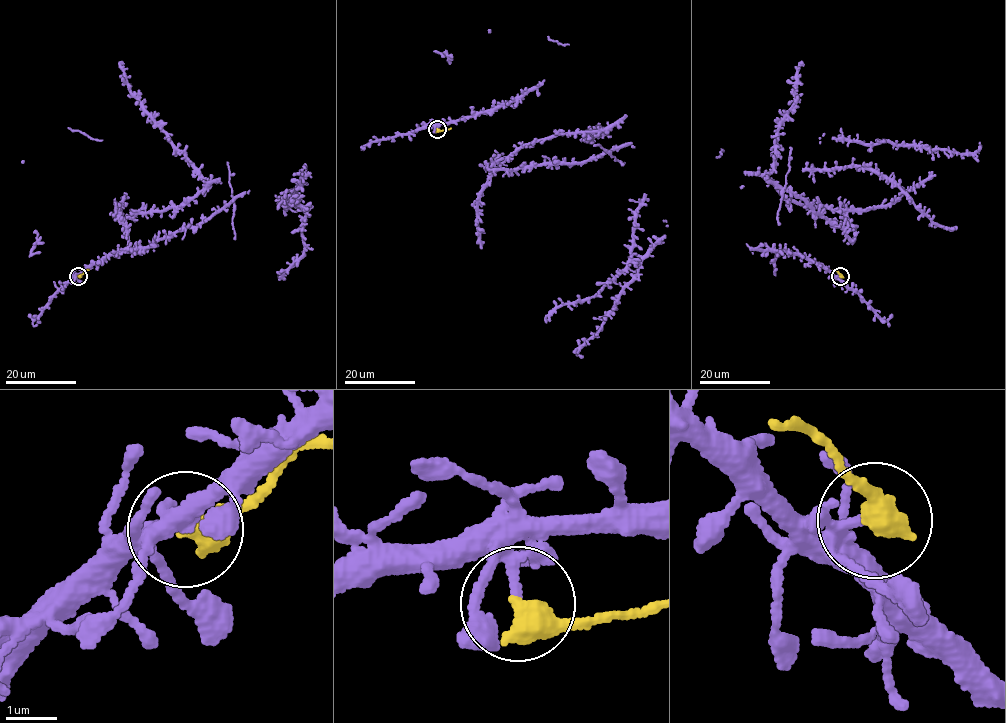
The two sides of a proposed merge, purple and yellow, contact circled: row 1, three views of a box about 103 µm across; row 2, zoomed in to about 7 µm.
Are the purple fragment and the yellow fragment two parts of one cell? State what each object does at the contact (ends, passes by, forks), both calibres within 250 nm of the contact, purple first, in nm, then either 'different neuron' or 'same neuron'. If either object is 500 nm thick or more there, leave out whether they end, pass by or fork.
calibres 180 and 500 nm; different neuron

